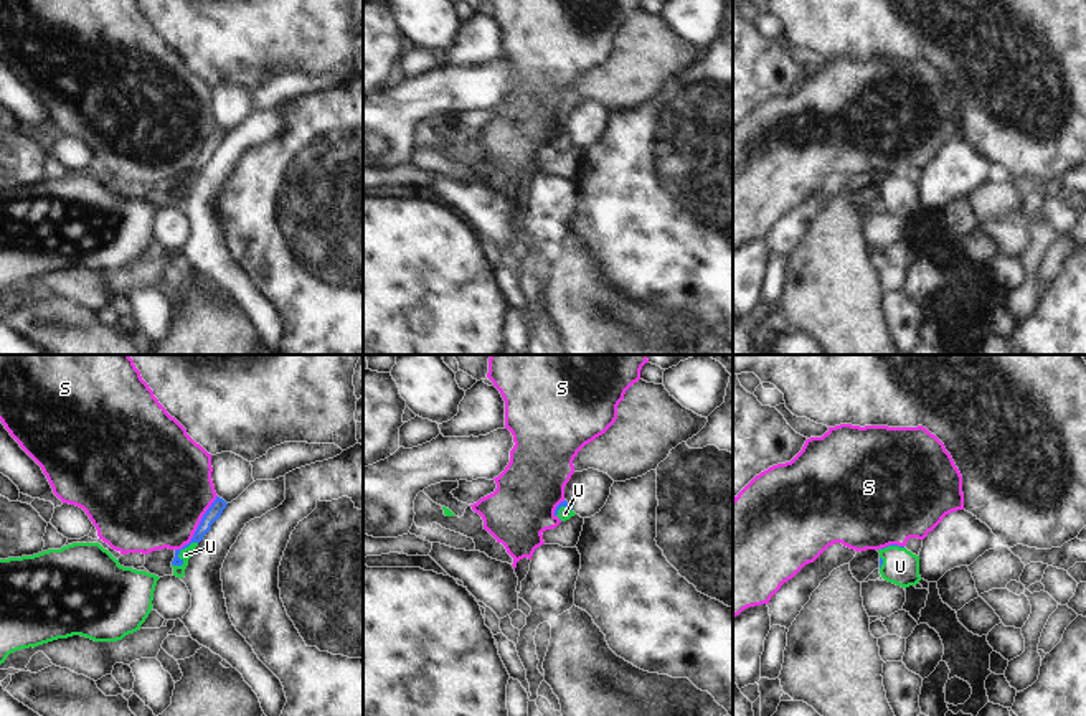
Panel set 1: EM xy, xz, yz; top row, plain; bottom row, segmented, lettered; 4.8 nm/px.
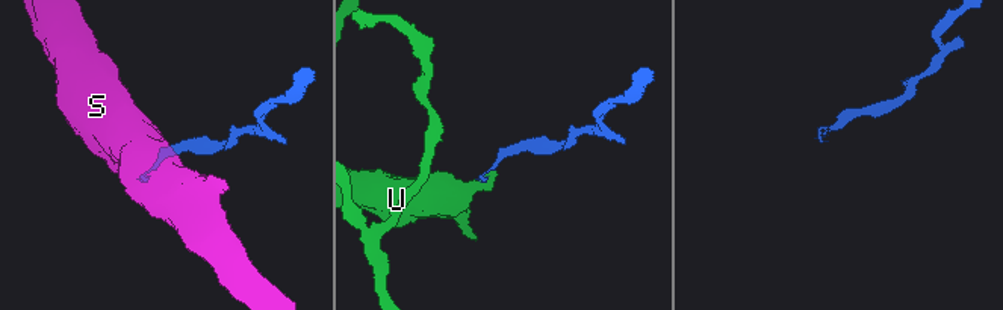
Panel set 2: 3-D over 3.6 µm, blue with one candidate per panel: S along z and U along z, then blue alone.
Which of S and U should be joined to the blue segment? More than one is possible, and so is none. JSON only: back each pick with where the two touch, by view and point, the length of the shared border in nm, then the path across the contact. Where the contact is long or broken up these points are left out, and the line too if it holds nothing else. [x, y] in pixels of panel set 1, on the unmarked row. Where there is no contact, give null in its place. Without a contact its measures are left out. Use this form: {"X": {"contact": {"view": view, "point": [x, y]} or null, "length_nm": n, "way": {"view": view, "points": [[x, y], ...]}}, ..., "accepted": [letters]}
{"U": {"contact": {"view": "xy", "point": [179, 183]}, "length_nm": 170, "way": {"view": "xy", "points": [[212, 146], [198, 167], [179, 183], [185, 185]]}}, "accepted": ["U"]}

